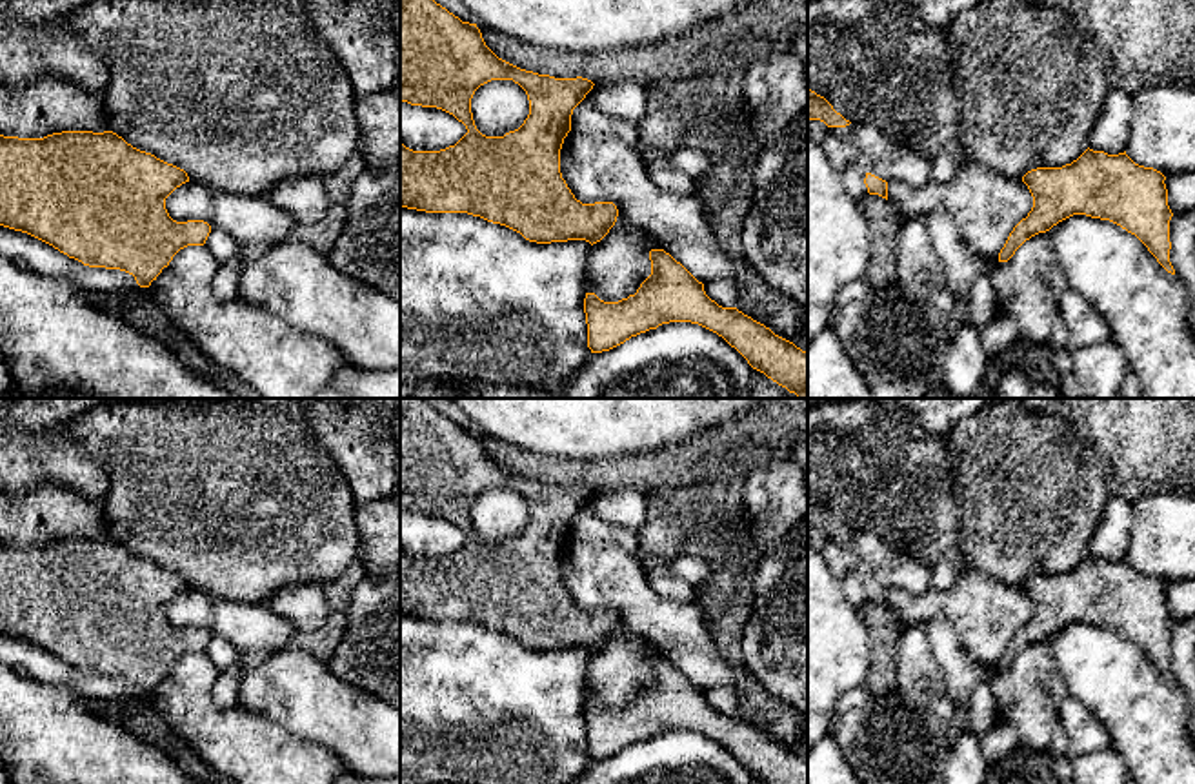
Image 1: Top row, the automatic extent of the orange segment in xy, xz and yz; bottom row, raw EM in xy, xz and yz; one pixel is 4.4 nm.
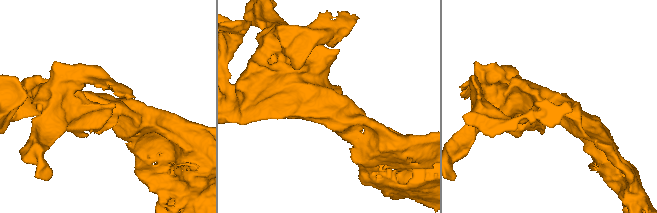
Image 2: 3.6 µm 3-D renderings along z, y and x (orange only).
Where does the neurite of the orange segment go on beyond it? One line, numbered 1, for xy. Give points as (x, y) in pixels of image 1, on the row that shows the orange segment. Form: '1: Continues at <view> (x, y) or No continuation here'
1: No continuation here

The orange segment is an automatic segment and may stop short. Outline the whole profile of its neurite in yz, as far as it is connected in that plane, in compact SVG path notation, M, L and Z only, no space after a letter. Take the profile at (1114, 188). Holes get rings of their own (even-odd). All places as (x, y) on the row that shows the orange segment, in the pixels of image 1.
M1090 147L1062 167L1031 169L1022 182L1033 196L1033 207L1009 233L999 262L1008 262L1031 236L1073 215L1086 215L1135 235L1175 275L1170 262L1173 213L1164 180L1160 171L1135 164L1126 151L1108 155Z

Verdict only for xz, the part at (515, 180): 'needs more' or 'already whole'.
already whole

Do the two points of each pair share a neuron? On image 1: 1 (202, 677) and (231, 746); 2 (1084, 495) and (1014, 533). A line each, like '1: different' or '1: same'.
1: same
2: same

